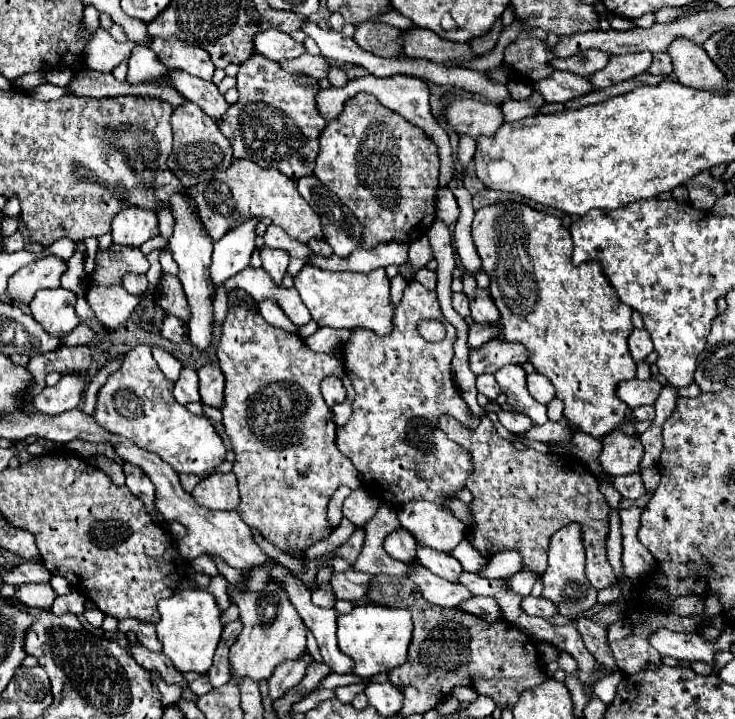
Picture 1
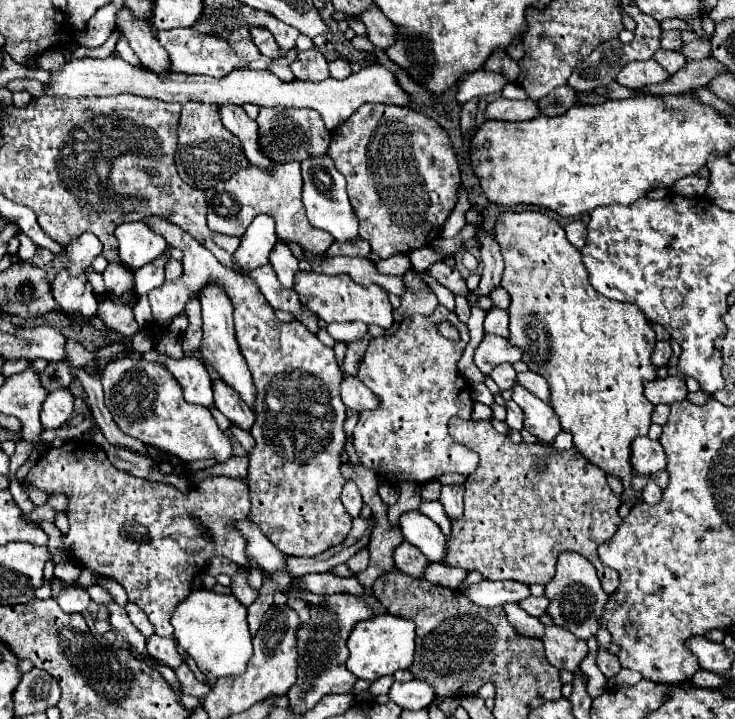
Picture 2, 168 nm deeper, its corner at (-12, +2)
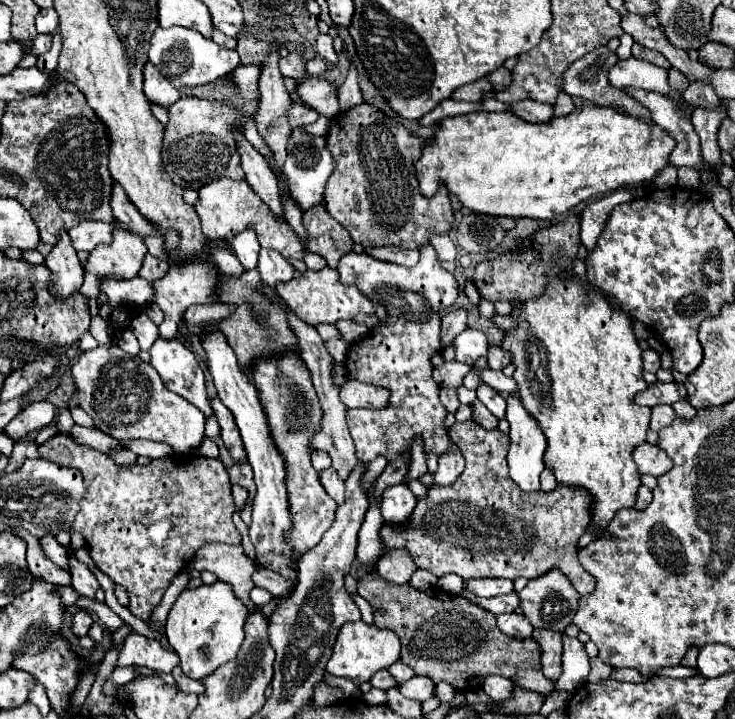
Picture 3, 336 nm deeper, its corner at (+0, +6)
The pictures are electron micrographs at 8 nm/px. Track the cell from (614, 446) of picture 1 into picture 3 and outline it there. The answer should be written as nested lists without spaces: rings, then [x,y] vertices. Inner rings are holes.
[[[644,443],[634,449],[634,461],[640,473],[652,477],[660,477],[668,473],[668,469],[672,469],[672,459],[660,447],[650,443]]]

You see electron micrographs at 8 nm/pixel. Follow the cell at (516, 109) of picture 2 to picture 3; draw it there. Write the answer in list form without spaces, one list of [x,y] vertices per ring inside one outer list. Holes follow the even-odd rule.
[[[518,101],[512,103],[512,113],[516,113],[520,119],[528,123],[548,123],[552,115],[552,105],[538,103],[538,101]]]

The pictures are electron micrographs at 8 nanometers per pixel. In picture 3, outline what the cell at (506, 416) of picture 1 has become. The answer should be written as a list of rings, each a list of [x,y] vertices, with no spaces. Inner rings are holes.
[[[480,385],[476,389],[476,395],[498,419],[502,419],[506,415],[506,401],[500,397],[498,391],[492,391],[488,385]]]

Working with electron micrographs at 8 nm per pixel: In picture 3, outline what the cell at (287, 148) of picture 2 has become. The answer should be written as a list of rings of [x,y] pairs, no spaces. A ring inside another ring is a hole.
[[[292,105],[292,109],[288,111],[290,127],[296,127],[296,125],[312,125],[312,123],[316,123],[316,119],[318,119],[318,113],[312,111],[312,109],[306,109],[304,105]]]

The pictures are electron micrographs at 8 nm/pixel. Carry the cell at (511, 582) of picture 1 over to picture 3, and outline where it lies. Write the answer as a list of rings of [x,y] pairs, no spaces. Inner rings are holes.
[[[474,579],[466,583],[466,589],[474,591],[480,597],[496,597],[496,595],[512,593],[514,585],[510,579]]]

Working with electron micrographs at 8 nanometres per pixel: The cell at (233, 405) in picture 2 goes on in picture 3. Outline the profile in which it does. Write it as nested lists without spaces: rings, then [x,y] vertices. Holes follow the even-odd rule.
[[[218,397],[212,399],[212,409],[214,409],[214,415],[216,415],[220,427],[222,427],[222,441],[228,447],[234,463],[244,463],[246,453],[244,453],[244,445],[242,445],[242,439],[240,439],[240,433],[236,429],[236,421],[234,421],[232,413]]]

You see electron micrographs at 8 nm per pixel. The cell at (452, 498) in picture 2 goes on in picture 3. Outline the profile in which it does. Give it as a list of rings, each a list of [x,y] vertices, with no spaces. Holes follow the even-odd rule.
[[[452,443],[452,453],[444,453],[444,457],[438,457],[438,471],[434,475],[434,483],[452,485],[462,471],[464,471],[464,457],[460,449]]]

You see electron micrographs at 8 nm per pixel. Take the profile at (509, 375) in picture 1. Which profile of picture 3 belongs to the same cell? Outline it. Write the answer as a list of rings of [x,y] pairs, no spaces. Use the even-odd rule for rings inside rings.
[[[510,395],[506,407],[506,419],[510,423],[510,449],[508,449],[508,467],[510,467],[510,477],[512,481],[524,489],[524,491],[538,491],[540,489],[540,473],[544,471],[544,451],[546,451],[546,439],[544,433],[538,429],[536,419],[526,413],[522,403],[518,401],[516,395]]]

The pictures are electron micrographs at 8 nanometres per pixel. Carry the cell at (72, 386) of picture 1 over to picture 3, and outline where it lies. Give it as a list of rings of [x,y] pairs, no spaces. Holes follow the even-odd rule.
[[[36,401],[36,403],[30,403],[20,415],[16,415],[4,429],[4,433],[12,439],[12,441],[18,441],[22,437],[26,437],[28,433],[32,431],[38,431],[46,425],[52,423],[56,415],[56,409],[52,403],[48,401]]]

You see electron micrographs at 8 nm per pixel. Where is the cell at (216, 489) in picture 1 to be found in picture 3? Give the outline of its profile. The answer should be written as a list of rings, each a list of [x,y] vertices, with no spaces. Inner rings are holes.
[[[56,433],[40,445],[40,457],[60,465],[76,467],[84,475],[88,495],[80,501],[82,509],[72,525],[86,539],[86,549],[96,567],[114,583],[122,585],[130,595],[130,611],[150,625],[150,613],[160,603],[172,579],[192,563],[194,553],[206,543],[238,545],[240,533],[232,523],[234,499],[230,493],[230,477],[220,459],[202,457],[196,453],[172,453],[162,459],[152,459],[148,465],[118,465],[110,455],[88,445],[80,445],[72,435]]]

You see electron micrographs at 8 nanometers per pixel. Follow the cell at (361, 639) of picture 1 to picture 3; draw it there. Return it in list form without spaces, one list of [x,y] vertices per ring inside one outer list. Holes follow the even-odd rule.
[[[356,621],[346,623],[340,629],[334,643],[334,653],[326,663],[326,669],[334,677],[346,677],[360,685],[364,681],[370,681],[376,671],[390,667],[396,659],[400,659],[400,639],[396,637],[396,633],[392,633],[390,629],[378,629],[376,625],[366,625],[364,621]]]

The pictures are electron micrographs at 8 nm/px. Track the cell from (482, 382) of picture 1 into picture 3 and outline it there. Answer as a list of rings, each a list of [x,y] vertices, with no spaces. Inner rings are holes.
[[[492,345],[488,349],[488,367],[490,369],[504,369],[510,363],[512,363],[512,353],[502,349],[500,345]]]

